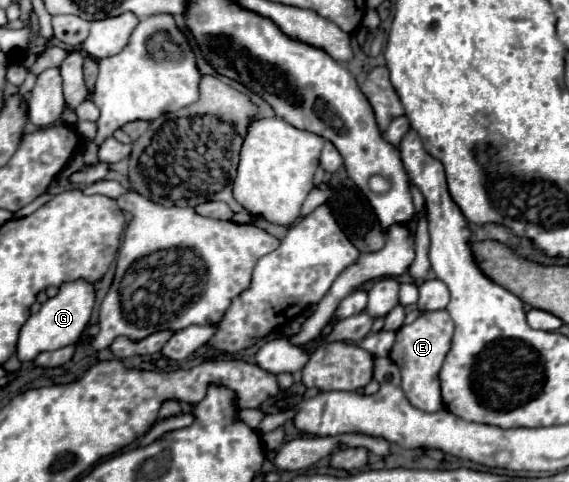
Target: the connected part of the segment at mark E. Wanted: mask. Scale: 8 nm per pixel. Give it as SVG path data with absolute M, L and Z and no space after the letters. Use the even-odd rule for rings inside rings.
M445 309L439 311L427 311L419 319L415 319L409 325L403 325L397 331L395 347L391 349L391 359L397 361L403 377L403 391L411 405L415 405L421 411L439 411L443 407L441 401L441 383L439 383L439 371L441 363L445 361L445 355L449 353L453 339L453 321Z

